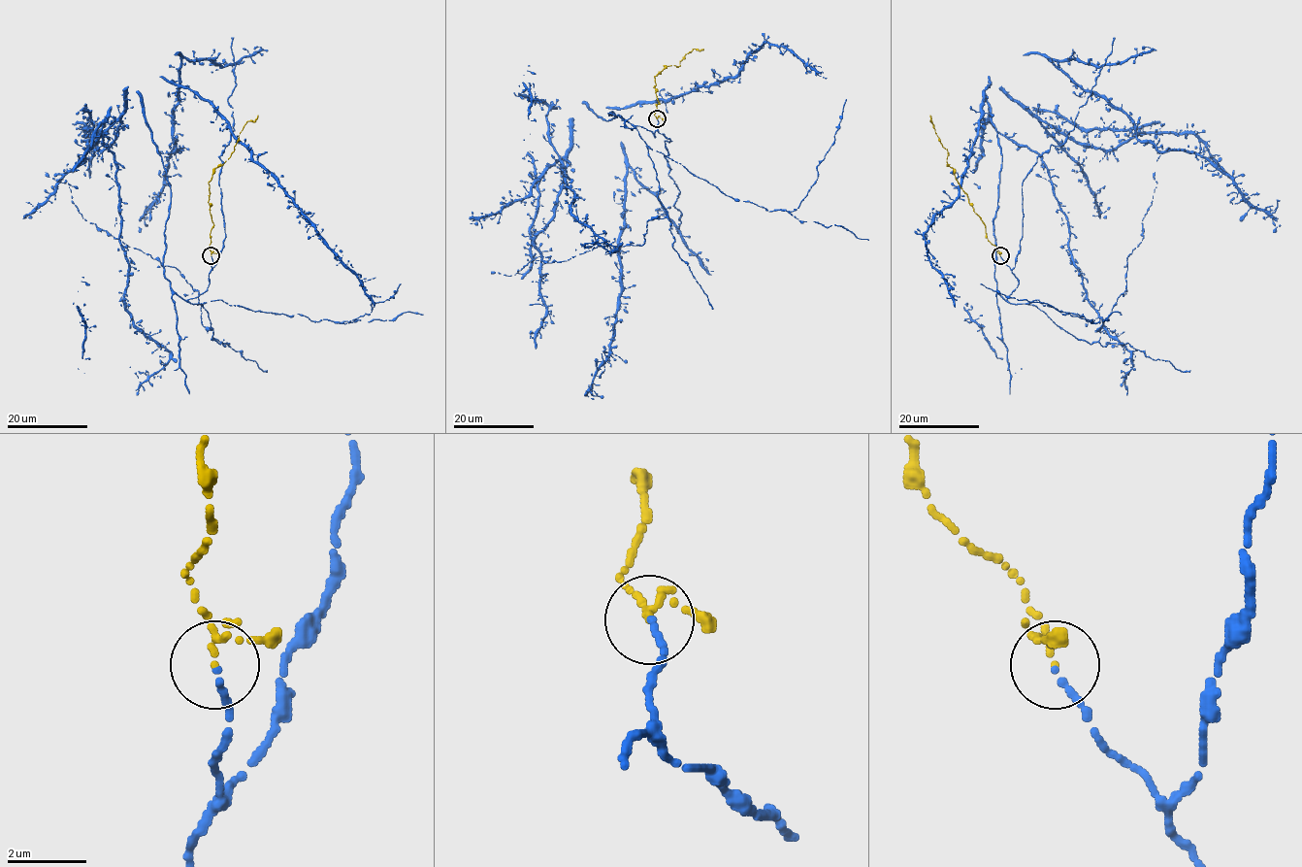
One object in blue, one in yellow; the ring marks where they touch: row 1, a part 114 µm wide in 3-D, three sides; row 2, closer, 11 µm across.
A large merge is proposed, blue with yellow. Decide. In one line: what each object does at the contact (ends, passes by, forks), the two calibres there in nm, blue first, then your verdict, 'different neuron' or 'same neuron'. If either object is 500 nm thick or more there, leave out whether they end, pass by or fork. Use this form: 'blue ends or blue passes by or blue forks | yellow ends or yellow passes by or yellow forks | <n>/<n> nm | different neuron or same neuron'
blue ends | yellow passes by | 160/100 nm | same neuron

